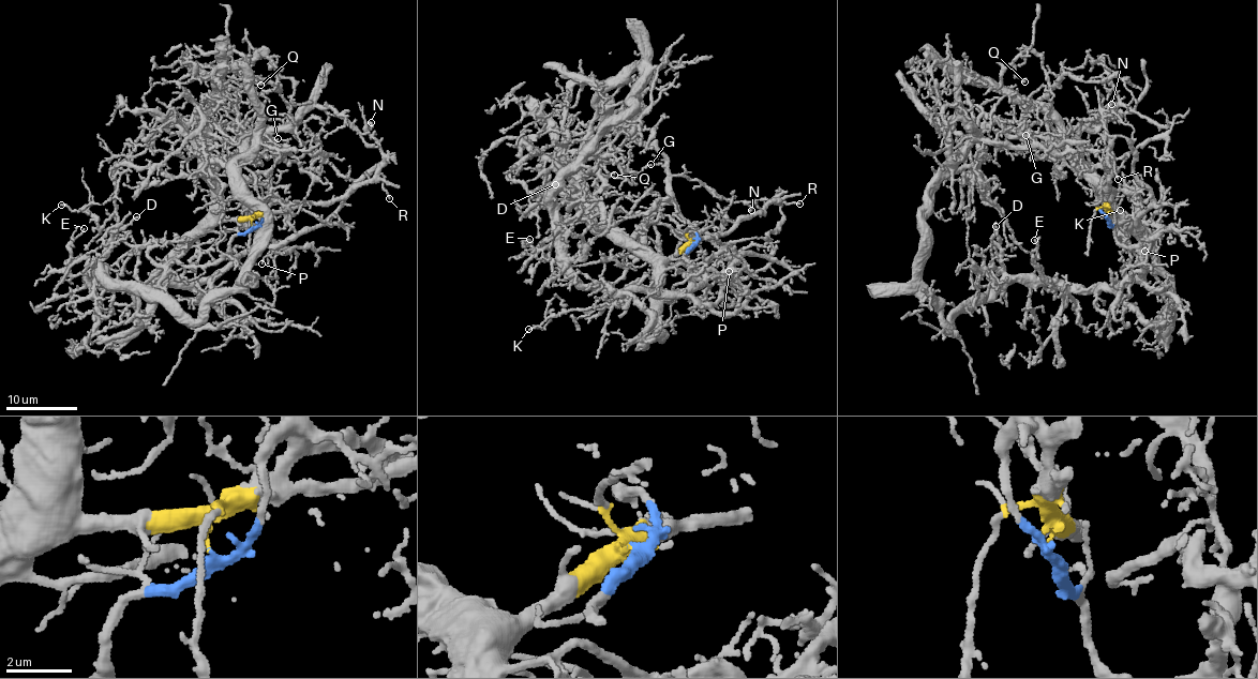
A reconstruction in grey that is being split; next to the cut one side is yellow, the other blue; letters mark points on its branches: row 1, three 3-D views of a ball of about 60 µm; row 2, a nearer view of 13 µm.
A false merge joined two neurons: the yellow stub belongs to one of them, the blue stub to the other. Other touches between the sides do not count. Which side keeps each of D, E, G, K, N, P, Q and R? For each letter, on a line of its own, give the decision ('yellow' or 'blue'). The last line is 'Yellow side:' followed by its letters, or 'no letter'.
D: blue
E: blue
G: yellow
K: yellow
N: yellow
P: blue
Q: yellow
R: yellow
Yellow side: G, K, N, Q, R

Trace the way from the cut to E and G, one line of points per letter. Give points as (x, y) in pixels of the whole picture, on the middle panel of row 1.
E: (691, 242), (685, 258), (703, 278), (676, 293), (583, 285), (553, 243), (533, 249), (524, 243), (529, 239)
G: (691, 242), (659, 257), (605, 224), (596, 196), (600, 170), (615, 163), (640, 172), (650, 164)

